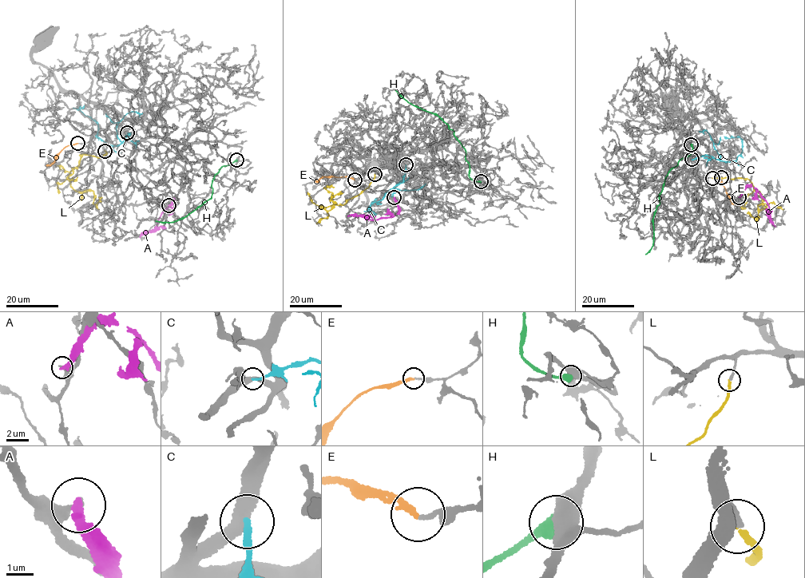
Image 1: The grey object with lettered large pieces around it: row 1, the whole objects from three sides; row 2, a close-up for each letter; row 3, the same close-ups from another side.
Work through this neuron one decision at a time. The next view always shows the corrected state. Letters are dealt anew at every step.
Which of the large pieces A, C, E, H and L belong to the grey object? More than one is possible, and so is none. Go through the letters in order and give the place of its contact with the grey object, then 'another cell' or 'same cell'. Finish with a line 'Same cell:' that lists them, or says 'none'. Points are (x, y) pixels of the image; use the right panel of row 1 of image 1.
A: meets grey at (739, 197); another cell
C: meets grey at (691, 159); another cell
E: meets grey at (721, 177); another cell
H: meets grey at (691, 144); another cell
L: meets grey at (712, 178); same cell
Same cell: L

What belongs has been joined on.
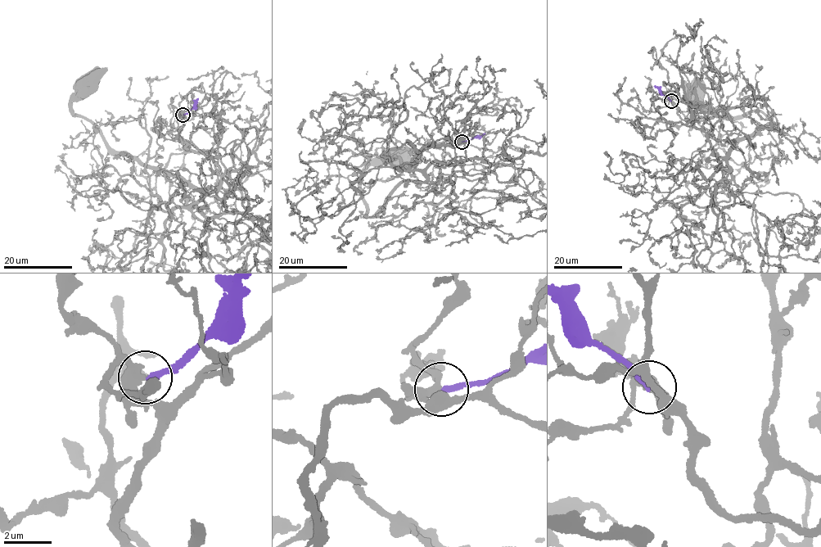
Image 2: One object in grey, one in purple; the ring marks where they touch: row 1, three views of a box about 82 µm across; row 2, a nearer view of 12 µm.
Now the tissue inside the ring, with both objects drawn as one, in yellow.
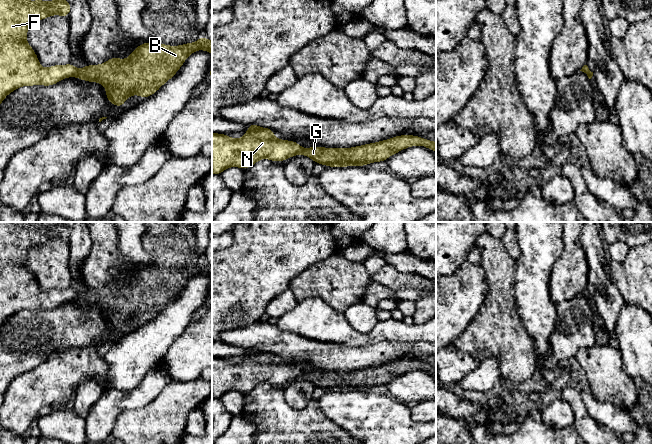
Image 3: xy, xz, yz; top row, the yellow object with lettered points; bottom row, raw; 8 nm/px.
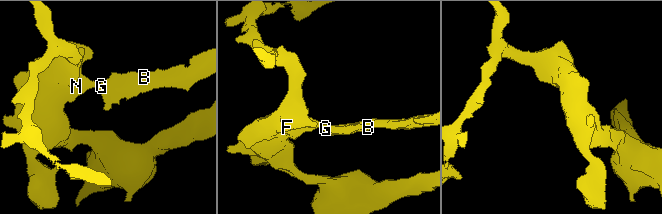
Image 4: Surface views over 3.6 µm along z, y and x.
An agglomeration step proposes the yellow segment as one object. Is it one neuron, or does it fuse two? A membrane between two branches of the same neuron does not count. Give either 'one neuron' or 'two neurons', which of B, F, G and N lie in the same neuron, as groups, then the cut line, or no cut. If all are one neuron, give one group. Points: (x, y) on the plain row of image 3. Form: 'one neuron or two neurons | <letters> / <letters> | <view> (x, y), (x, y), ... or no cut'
two neurons | B G / F N | xy (79, 294), (74, 299)

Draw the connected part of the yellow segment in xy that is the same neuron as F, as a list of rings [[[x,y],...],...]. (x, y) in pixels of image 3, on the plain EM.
[[[0,222],[0,328],[4,322],[21,310],[52,310],[64,302],[75,300],[78,293],[71,287],[42,292],[36,277],[26,265],[28,252],[37,245],[52,239],[68,241],[72,229],[63,222],[51,226],[41,223],[30,225],[16,222]]]

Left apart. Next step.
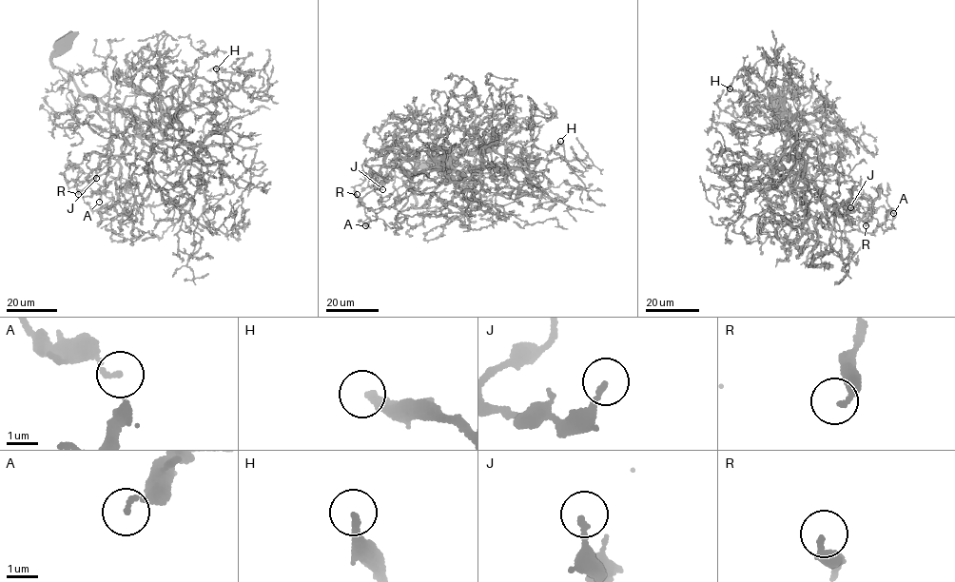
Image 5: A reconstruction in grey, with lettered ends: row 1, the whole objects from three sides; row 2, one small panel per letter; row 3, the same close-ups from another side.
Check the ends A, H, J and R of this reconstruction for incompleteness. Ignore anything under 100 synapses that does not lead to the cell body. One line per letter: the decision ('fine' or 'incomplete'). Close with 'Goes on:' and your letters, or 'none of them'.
A: fine
H: incomplete
J: fine
R: fine
Goes on: H

